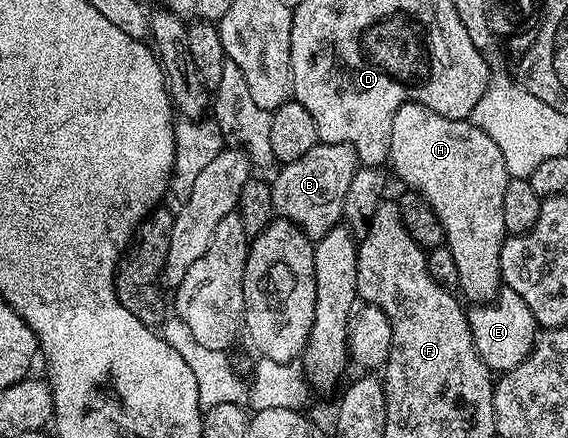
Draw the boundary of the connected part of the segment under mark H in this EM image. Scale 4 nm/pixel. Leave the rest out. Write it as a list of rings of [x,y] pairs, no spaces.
[[[404,104],[391,122],[388,163],[393,164],[393,172],[405,183],[404,187],[421,193],[431,210],[435,210],[445,231],[445,244],[459,269],[457,288],[460,295],[469,302],[492,300],[502,287],[499,254],[507,235],[503,222],[503,190],[507,190],[507,182],[511,179],[510,165],[507,157],[499,154],[499,146],[469,120],[443,118],[443,114],[435,114],[435,110],[427,110],[422,104]]]

